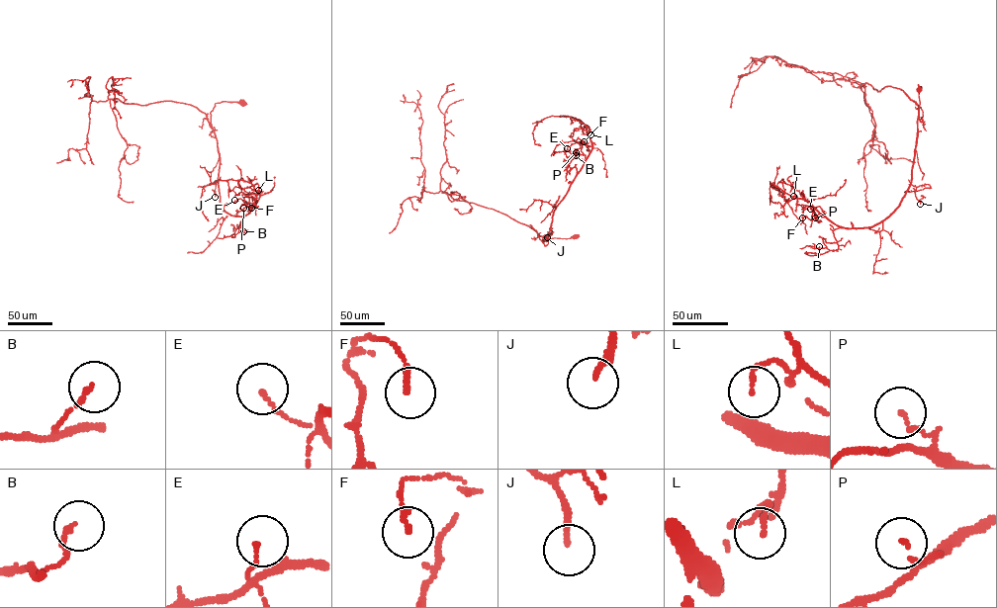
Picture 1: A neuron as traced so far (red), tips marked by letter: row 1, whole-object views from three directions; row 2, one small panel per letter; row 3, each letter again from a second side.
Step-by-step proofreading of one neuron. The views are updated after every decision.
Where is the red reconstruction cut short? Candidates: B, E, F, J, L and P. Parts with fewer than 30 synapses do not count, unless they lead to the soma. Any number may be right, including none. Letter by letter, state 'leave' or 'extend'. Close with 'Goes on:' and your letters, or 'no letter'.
B: leave
E: leave
F: leave
J: leave
L: leave
P: leave
Goes on: no letter

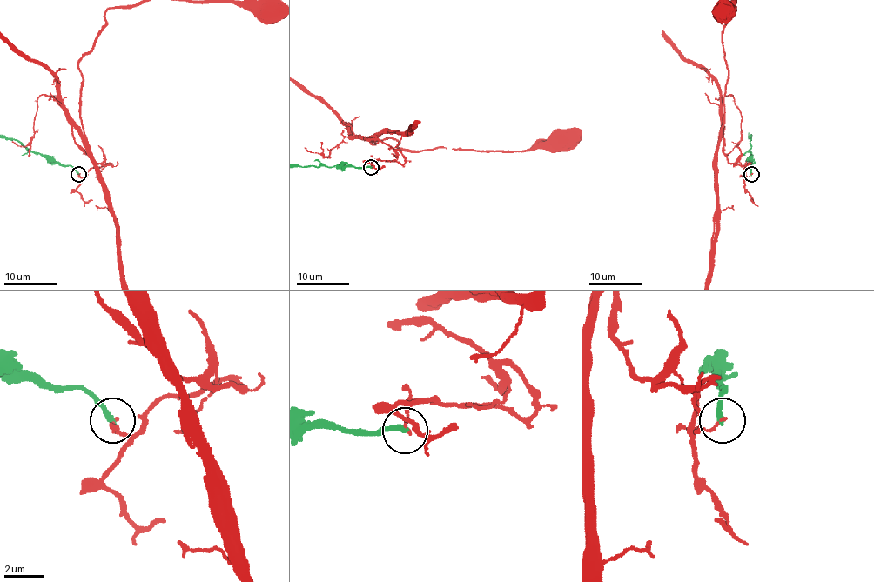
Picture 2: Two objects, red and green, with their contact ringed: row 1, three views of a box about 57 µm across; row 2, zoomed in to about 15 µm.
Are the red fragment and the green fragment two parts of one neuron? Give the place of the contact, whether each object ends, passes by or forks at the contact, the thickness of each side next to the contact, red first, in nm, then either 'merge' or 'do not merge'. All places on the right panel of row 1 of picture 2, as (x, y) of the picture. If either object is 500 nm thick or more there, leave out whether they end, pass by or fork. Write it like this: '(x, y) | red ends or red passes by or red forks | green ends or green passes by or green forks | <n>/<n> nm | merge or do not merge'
(751, 174) | red ends | green ends | 130/280 nm | do not merge

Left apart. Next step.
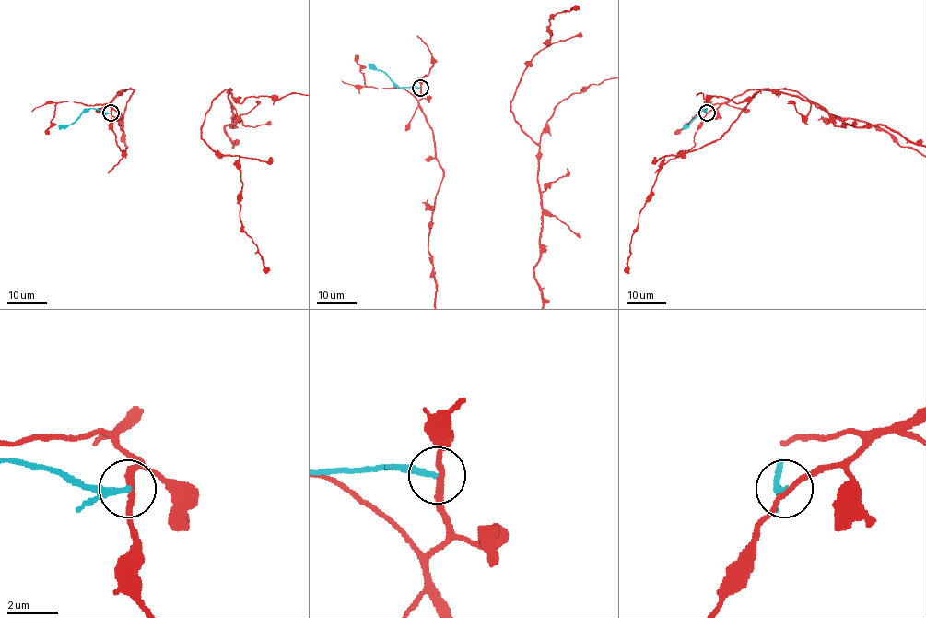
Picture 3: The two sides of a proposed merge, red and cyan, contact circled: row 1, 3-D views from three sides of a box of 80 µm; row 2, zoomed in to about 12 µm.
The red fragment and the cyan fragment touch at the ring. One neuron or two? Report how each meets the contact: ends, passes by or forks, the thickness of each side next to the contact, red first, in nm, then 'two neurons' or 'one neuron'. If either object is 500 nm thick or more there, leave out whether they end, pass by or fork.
red passes by | cyan ends | 200/240 nm | two neurons

